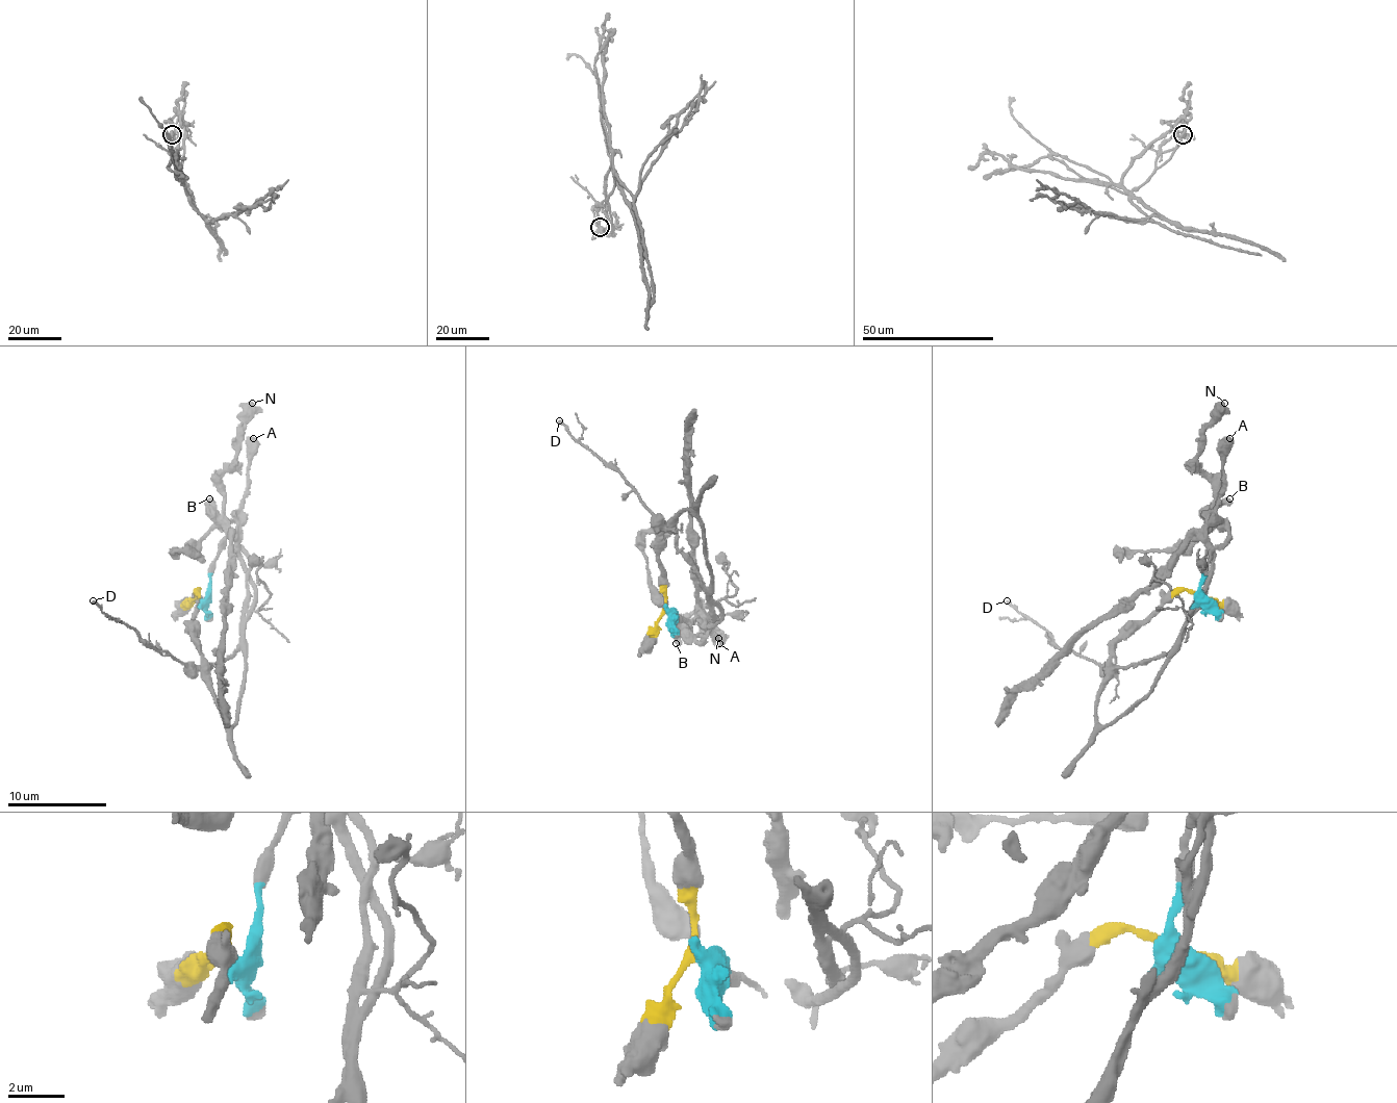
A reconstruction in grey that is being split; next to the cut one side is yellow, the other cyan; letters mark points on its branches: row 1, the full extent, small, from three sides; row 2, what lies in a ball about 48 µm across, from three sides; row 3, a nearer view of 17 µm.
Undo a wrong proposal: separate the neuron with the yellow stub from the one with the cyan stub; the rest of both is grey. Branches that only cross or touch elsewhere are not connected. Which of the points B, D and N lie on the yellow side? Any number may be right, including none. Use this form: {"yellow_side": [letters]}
{"yellow_side": ["D"]}

